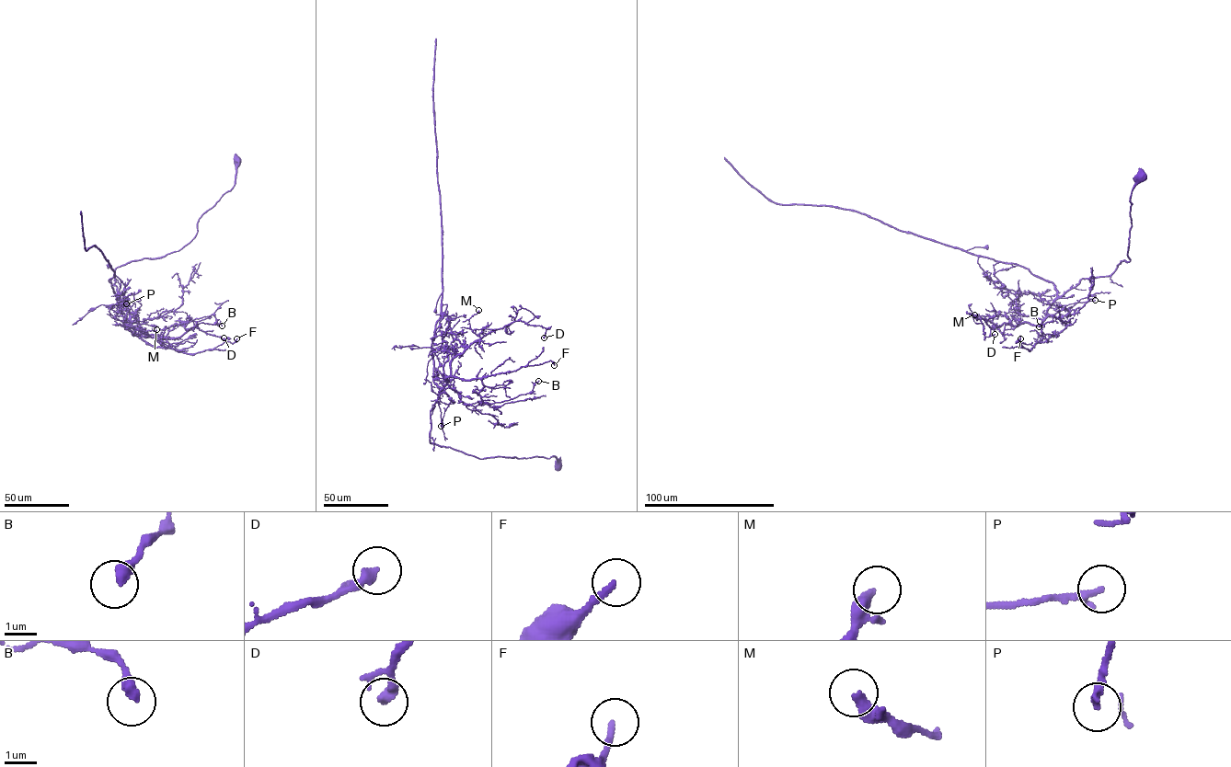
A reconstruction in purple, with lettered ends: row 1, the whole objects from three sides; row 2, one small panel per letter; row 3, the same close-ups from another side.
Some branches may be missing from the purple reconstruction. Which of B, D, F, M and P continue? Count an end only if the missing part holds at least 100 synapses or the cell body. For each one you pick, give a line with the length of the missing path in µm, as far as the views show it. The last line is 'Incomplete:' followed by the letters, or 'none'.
Incomplete: none

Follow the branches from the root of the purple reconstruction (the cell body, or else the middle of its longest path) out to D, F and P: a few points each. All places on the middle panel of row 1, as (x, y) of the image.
D: (558, 465), (554, 456), (479, 459), (430, 442), (431, 411), (454, 359), (516, 321), (545, 327), (544, 337)
F: (558, 465), (553, 456), (479, 459), (432, 443), (430, 437), (431, 411), (447, 378), (554, 365)
P: (558, 465), (554, 456), (479, 459), (430, 442), (431, 411), (446, 380), (448, 387), (437, 400), (441, 426)

